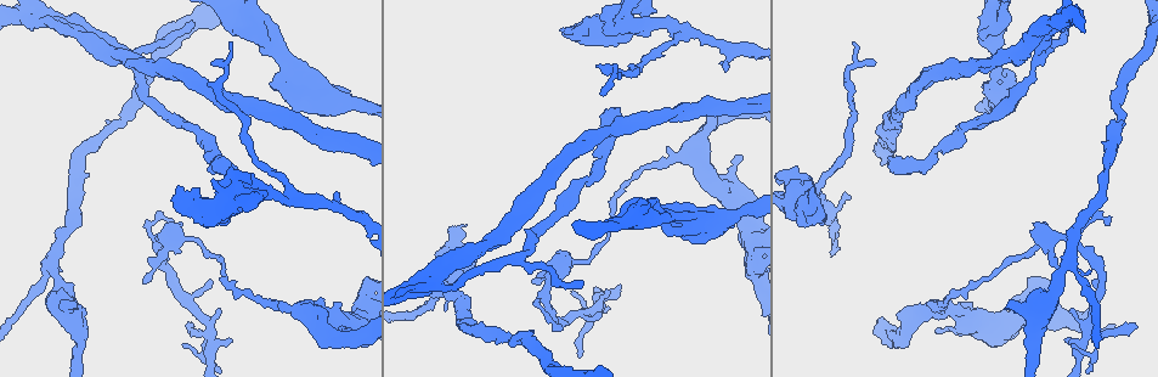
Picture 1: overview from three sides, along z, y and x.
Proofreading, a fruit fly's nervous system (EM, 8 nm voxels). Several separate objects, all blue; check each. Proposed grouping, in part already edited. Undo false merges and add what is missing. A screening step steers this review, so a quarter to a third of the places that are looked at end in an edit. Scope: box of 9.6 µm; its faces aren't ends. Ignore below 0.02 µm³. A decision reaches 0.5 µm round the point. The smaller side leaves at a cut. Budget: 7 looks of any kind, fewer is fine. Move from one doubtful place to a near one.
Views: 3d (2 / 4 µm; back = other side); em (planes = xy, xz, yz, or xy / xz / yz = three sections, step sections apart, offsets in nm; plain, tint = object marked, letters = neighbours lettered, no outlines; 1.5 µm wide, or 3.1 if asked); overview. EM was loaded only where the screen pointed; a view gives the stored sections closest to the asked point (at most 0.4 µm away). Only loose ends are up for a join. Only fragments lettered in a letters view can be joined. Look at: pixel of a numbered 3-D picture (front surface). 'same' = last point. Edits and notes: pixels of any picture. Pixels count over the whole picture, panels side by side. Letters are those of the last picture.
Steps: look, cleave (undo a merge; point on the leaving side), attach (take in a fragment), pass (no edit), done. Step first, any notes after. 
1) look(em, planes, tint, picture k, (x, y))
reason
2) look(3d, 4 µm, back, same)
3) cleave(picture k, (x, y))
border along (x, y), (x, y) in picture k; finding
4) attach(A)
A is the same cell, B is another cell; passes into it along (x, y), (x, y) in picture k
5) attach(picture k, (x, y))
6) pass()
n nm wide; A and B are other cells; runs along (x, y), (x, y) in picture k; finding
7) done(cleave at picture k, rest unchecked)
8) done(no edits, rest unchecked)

look(em, yz, step 4, letters, picture 1, (1110, 224))
branch stops here

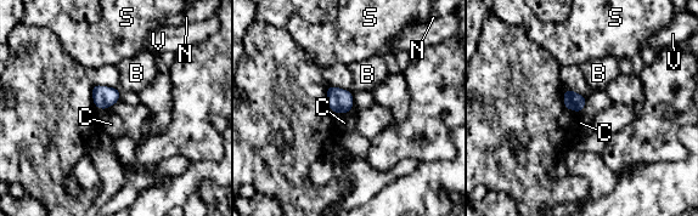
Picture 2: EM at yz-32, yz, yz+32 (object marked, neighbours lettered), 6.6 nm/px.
pass()
B, C, N, S and V are other cells; border along (336, 112), (348, 113) in picture 2; no lettered fragment goes on from it

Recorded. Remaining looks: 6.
look(em, planes, plain, picture 1, (270, 302))
sudden change in width

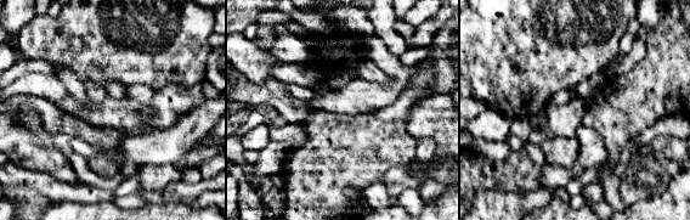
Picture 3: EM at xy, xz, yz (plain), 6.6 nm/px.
look(em, planes, tint, same)
where the object lies

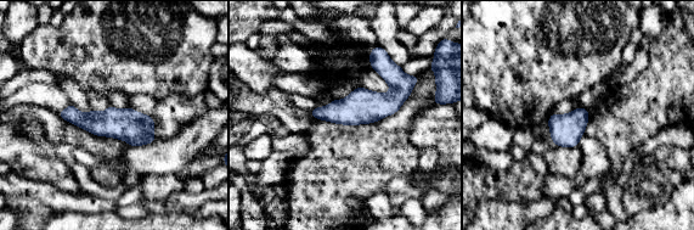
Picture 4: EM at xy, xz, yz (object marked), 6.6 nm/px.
look(em, planes, letters, same)
what lies round it

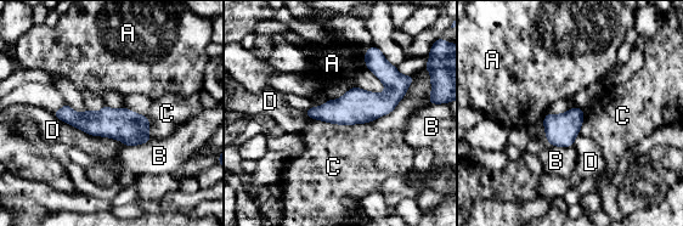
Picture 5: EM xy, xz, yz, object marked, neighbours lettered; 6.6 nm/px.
pass()
200 nm wide; A, B, C and D are other cells; all the same neuron

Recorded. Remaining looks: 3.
look(em, xy, step 8, tint, picture 1, (1135, 328))
thin end

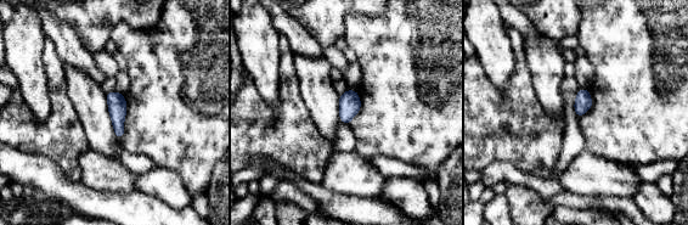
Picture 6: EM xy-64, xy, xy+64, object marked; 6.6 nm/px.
look(em, xy, step 8, letters, same)
see the neighbours

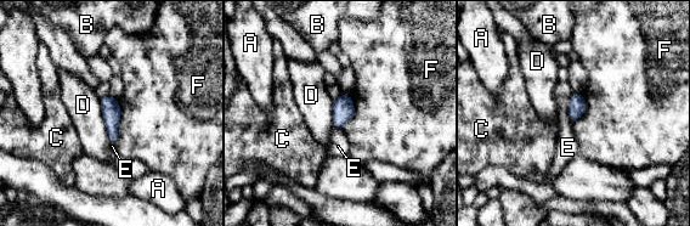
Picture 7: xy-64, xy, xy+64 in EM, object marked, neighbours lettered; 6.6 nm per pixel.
pass()
110 nm wide; A, B, C, D, E and F are other cells; none of them fits

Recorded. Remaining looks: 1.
done(no edits, rest unchecked)

